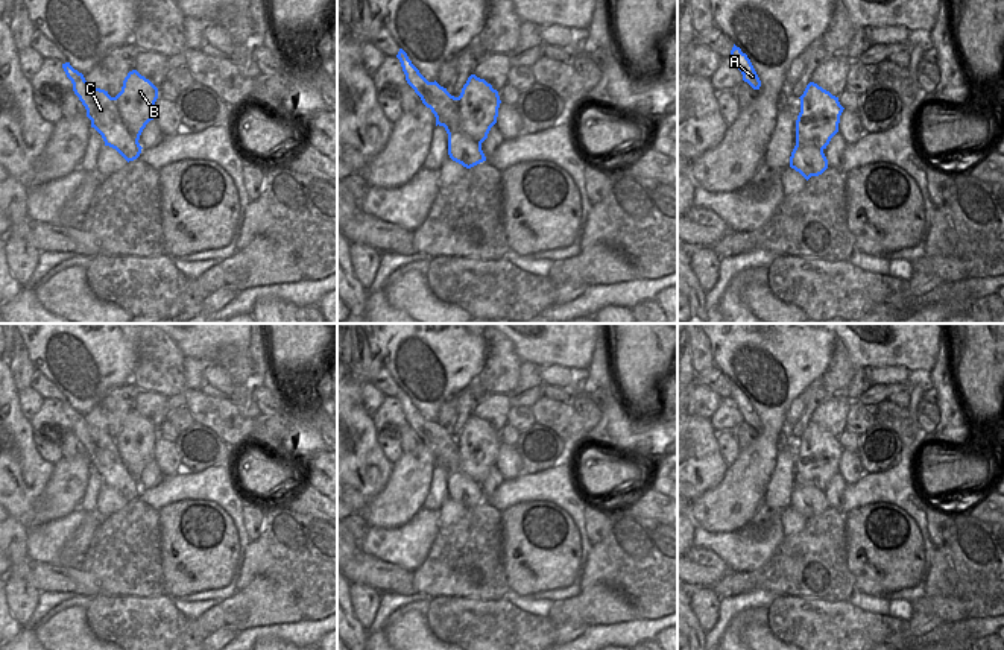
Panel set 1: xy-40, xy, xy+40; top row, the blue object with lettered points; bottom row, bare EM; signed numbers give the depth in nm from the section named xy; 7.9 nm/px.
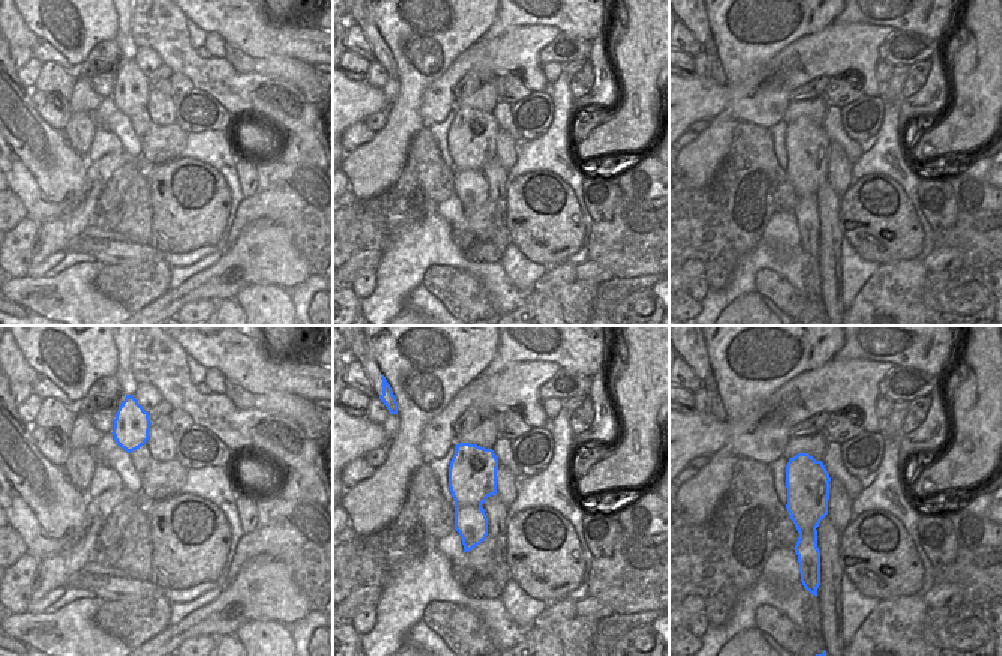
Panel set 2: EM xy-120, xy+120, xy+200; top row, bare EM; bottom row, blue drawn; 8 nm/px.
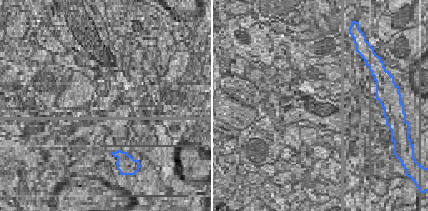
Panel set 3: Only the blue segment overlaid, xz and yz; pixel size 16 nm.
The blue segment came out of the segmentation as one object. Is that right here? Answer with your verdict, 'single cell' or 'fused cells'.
fused cells

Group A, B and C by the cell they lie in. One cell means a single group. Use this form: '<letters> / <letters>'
A C / B

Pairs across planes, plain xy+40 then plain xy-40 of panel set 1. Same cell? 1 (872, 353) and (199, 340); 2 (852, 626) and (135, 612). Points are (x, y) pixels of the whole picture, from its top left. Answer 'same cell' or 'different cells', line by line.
1: same cell
2: same cell

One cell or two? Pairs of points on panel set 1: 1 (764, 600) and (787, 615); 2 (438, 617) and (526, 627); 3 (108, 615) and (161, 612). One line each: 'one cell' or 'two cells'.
1: two cells
2: one cell
3: one cell

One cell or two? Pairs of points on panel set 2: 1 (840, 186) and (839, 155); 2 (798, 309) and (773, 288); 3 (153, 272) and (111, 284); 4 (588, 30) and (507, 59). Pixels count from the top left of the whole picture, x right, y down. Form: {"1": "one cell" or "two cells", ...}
{"1": "one cell", "2": "one cell", "3": "one cell", "4": "two cells"}

